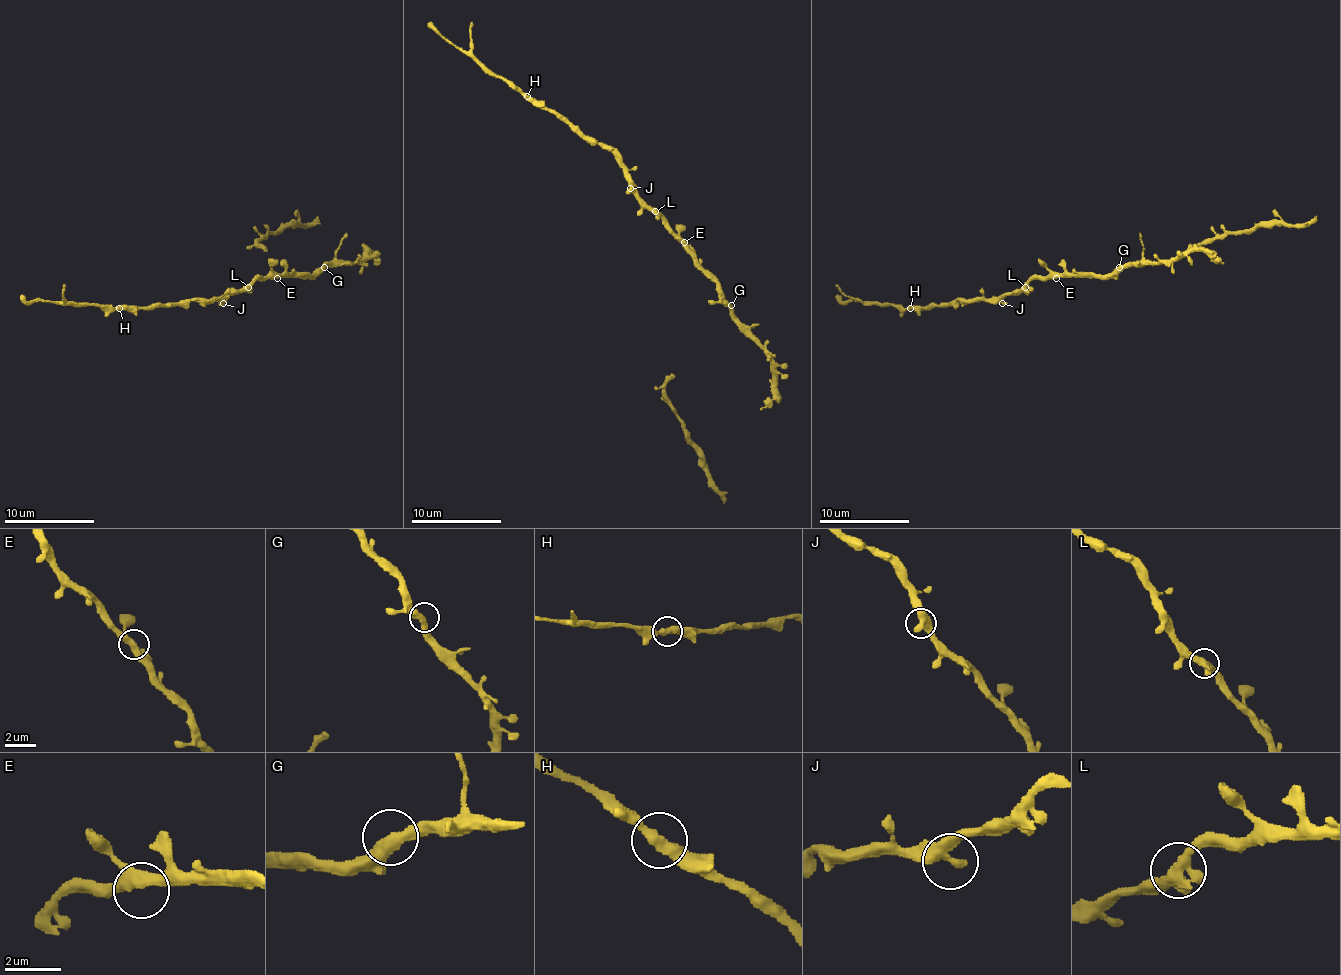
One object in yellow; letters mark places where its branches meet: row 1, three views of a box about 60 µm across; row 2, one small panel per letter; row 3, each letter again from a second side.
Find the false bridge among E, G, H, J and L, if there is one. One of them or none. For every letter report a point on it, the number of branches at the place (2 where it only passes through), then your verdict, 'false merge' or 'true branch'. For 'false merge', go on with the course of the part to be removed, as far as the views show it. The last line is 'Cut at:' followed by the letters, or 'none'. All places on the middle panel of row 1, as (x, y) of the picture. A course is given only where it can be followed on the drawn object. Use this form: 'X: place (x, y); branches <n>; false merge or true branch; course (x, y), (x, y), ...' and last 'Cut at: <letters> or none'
E: place (684, 242); branches 2; true branch
G: place (731, 305); branches 2; true branch
H: place (527, 96); branches 2; true branch
J: place (630, 188); branches 2; true branch
L: place (655, 211); branches 2; true branch
Cut at: none

